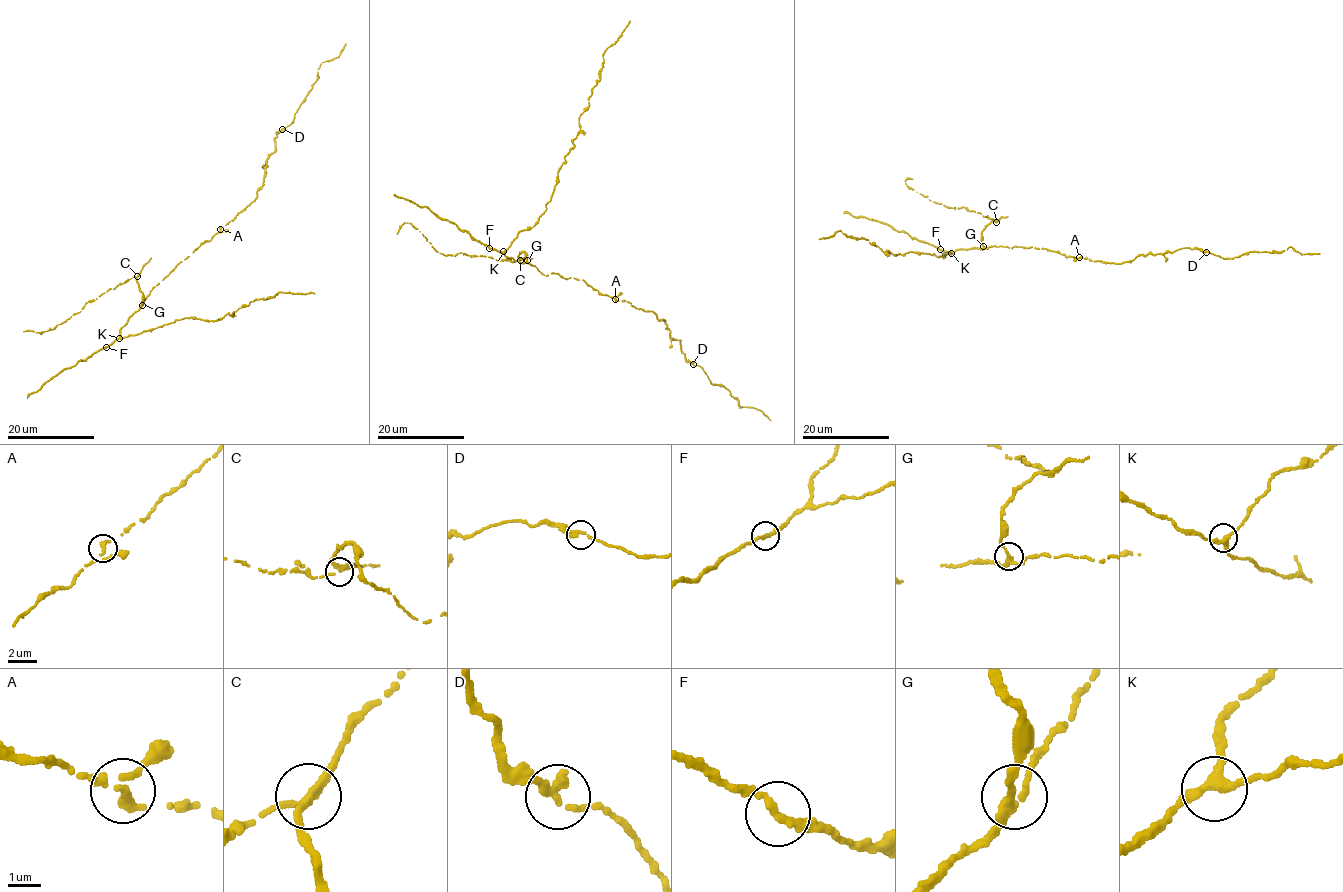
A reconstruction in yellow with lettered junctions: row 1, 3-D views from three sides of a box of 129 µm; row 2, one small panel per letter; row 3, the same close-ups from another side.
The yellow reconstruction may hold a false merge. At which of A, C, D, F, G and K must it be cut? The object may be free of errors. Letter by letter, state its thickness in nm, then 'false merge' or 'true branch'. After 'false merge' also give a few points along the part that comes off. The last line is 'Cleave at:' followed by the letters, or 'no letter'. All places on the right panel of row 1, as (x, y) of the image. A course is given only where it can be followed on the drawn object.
A: 280 nm | true branch
C: 240 nm | false merge | (997, 221), (964, 206), (954, 208), (935, 203), (905, 183), (907, 179), (912, 179)
D: 280 nm | true branch
F: 240 nm | true branch
G: 240 nm | true branch
K: 260 nm | true branch
Cleave at: C

